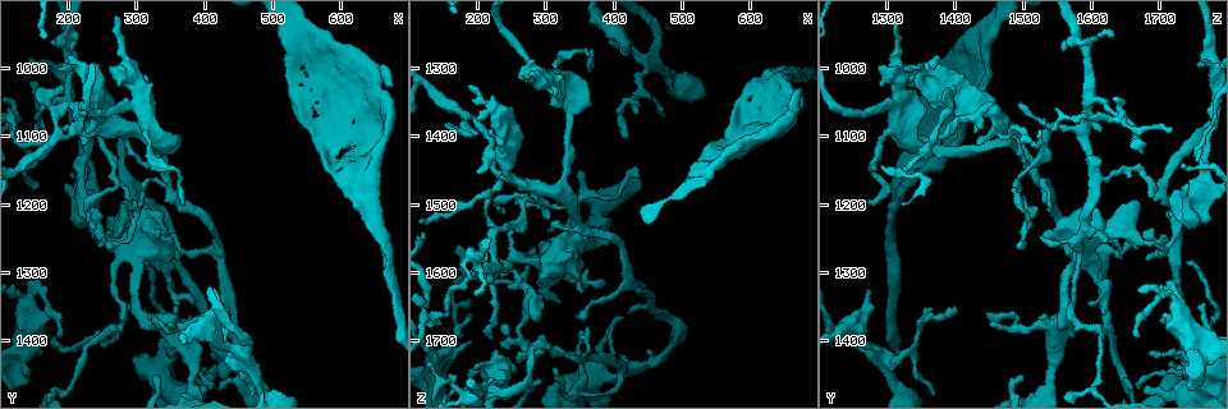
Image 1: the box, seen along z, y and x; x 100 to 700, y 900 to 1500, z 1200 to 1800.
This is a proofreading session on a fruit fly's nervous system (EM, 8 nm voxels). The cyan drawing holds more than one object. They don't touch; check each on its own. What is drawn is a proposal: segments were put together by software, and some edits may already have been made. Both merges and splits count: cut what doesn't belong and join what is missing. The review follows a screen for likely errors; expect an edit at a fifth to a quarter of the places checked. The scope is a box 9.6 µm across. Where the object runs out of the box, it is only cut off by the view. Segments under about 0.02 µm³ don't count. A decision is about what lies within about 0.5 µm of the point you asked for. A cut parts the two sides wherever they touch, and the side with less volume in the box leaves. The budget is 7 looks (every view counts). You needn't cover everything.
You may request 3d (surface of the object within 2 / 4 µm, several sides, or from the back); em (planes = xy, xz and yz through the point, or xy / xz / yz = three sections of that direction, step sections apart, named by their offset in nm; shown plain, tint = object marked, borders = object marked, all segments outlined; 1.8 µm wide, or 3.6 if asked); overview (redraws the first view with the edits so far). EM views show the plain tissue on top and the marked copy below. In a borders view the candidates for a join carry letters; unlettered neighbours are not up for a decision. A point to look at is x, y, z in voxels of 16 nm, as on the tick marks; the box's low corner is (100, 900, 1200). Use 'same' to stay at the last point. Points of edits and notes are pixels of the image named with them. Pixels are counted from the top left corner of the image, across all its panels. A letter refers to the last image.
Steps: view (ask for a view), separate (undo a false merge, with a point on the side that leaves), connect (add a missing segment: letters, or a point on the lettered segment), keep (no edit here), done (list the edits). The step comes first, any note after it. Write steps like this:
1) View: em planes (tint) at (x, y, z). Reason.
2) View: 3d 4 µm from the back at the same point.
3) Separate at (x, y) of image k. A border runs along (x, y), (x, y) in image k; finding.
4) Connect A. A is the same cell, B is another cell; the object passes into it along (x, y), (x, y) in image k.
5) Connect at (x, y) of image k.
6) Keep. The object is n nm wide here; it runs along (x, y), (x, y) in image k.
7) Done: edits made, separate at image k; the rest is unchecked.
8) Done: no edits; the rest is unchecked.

View: em 3.6 µm xz step 8 (tint) at (240, 1060, 1425). Abrupt turn.

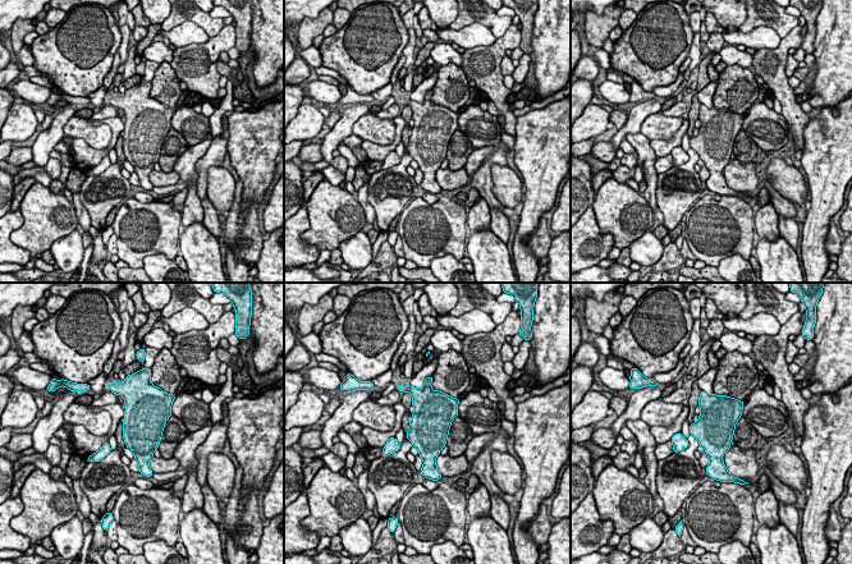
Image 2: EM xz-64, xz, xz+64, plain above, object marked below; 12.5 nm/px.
View: em 3.6 µm planes (borders) at the same point. Cut it another way.

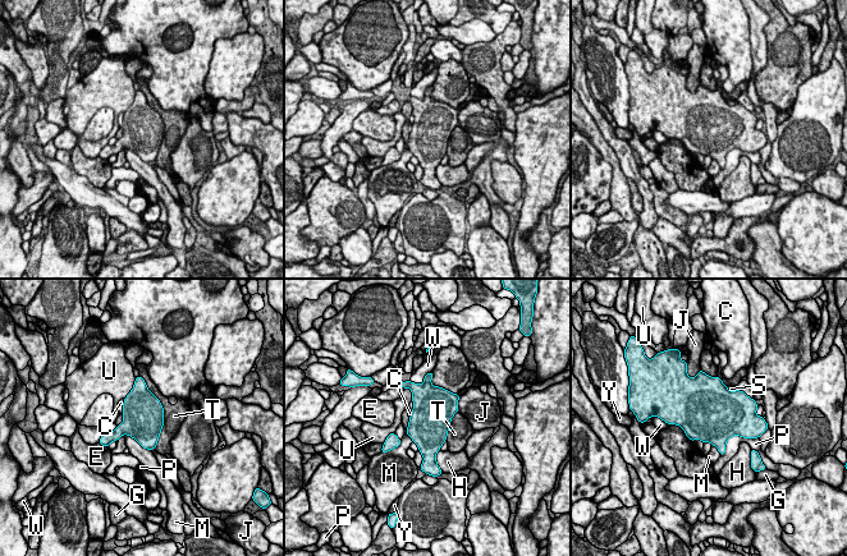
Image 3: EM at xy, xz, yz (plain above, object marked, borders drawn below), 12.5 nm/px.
Keep. C, E, G, H, J, M, P, S, T, U, W and Y are other cells; a border runs along (124, 399), (122, 413) in image 3; all the same cell.

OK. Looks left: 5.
View: 3d 2 µm at (580, 1150, 1355). Closes a loop.

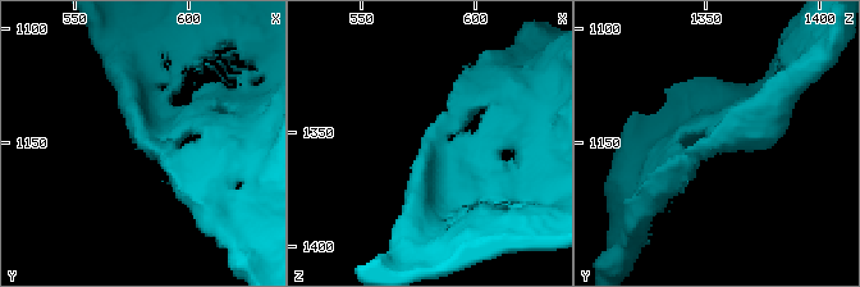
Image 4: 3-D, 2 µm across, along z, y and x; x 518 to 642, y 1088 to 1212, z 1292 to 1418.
View: em 3.6 µm planes (borders) at (578, 1148, 1355). Need the tissue.

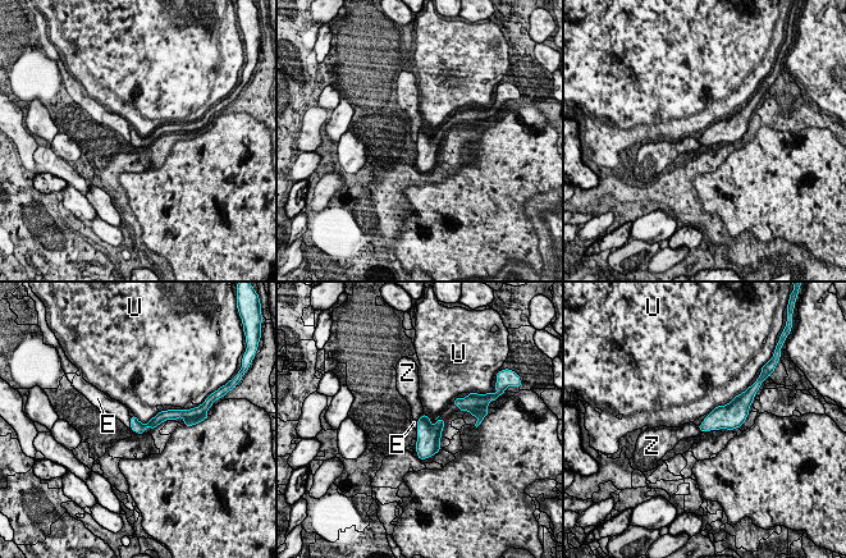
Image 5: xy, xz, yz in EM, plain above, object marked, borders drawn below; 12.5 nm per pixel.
Keep. The longest contact is with U, 460 nm; E, U and Z are other cells; a border runs along (129, 417), (131, 426) in image 5; continuous, no second cell.

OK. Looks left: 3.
View: 3d 2 µm from the back at (435, 1355, 1450). Tapers out.

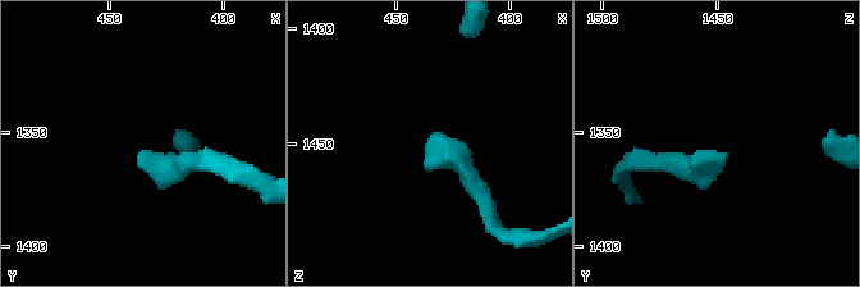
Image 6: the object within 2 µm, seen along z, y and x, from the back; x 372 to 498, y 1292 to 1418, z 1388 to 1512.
View: em planes (borders) at (434, 1357, 1451).

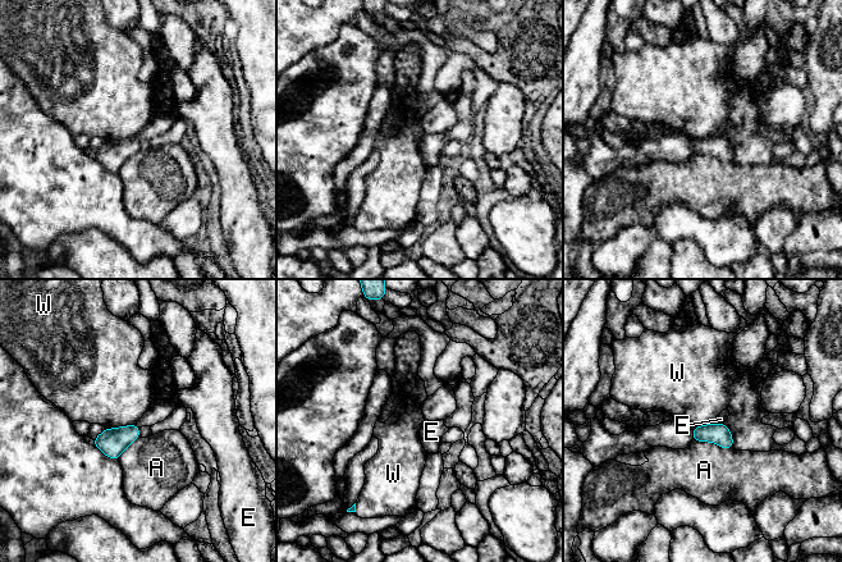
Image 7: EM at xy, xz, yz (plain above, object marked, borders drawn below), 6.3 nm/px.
Keep. A, E and W are other cells; a border runs along (136, 423), (128, 426), (106, 429) in image 7; no lettered segment goes on from it.

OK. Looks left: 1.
Done: no edits; the rest is unchecked.

